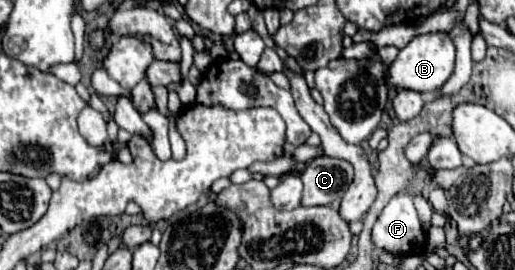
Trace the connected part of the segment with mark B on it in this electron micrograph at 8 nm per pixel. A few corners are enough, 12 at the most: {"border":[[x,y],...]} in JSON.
{"border":[[446,33],[414,37],[388,65],[386,85],[438,91],[454,69]]}

